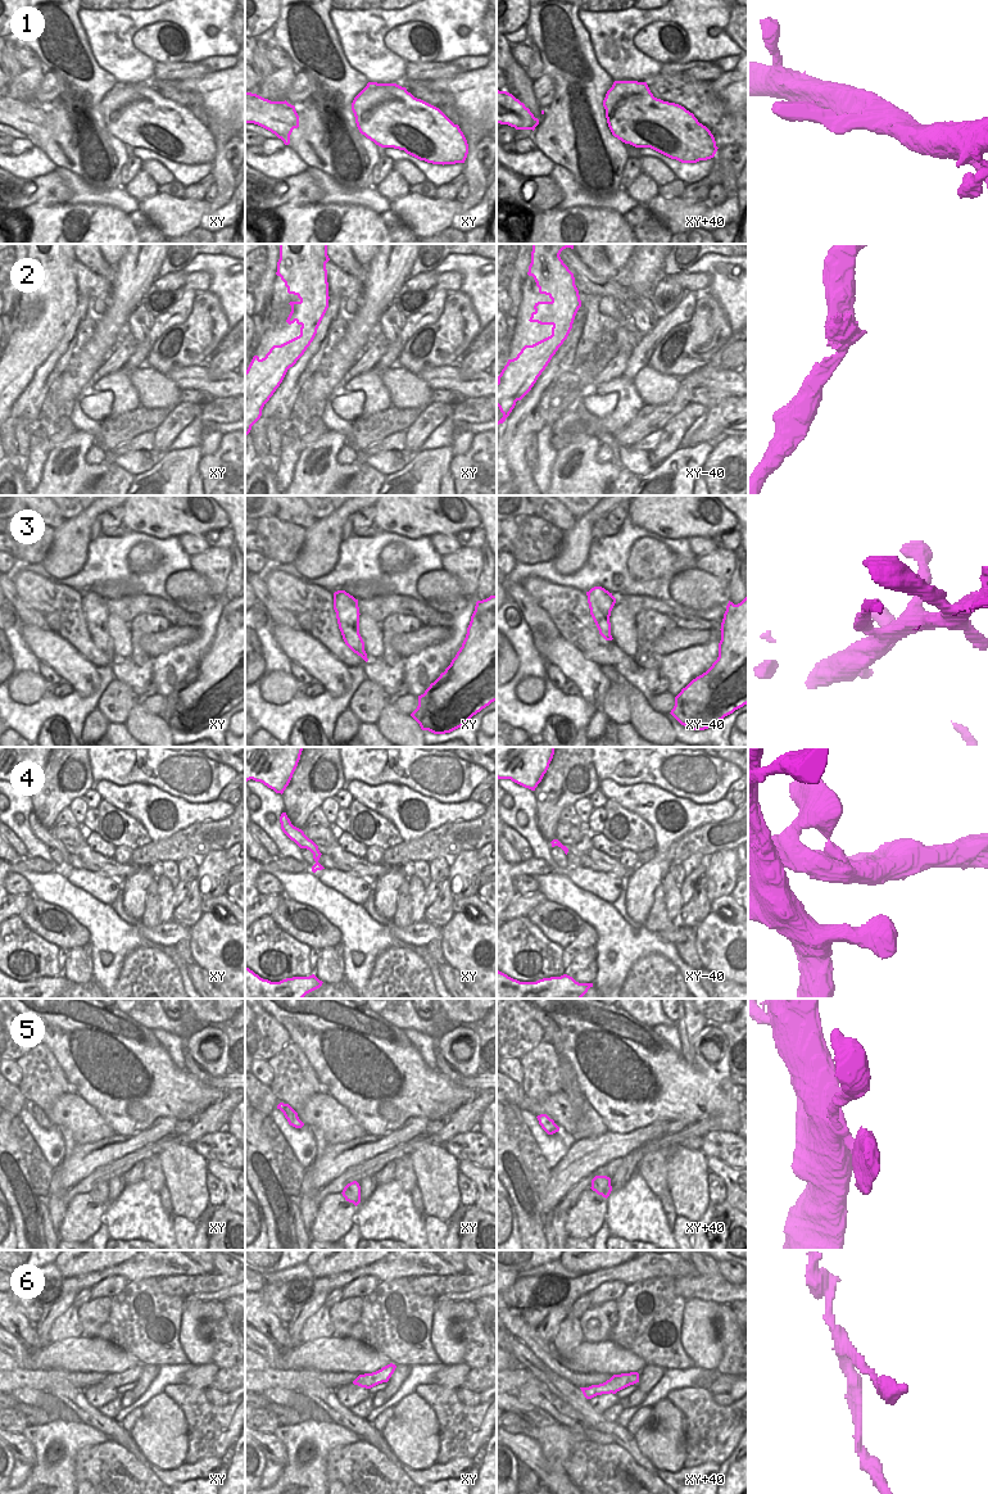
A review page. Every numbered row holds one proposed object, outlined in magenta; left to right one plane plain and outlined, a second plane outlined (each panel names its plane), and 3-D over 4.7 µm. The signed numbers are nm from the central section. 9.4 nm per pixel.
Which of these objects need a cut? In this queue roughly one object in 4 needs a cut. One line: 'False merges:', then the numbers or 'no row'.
False merges: 3

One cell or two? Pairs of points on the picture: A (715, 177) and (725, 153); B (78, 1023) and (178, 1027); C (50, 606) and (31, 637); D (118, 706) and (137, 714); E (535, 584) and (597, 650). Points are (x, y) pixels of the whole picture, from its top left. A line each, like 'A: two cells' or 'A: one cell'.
A: one cell
B: two cells
C: two cells
D: two cells
E: one cell

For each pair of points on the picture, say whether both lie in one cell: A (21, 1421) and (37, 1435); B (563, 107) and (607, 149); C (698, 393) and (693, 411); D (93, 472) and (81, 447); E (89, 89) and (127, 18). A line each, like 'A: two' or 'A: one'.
A: two
B: one
C: two
D: one
E: two

